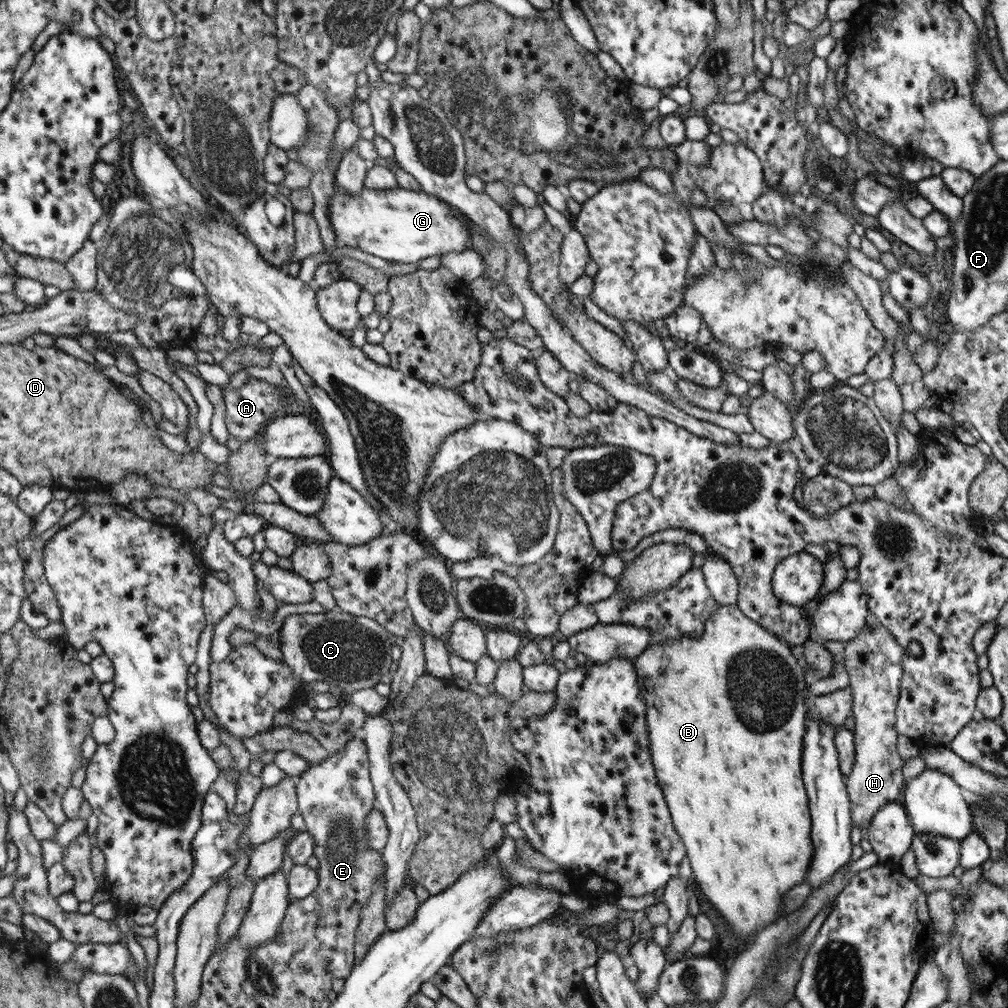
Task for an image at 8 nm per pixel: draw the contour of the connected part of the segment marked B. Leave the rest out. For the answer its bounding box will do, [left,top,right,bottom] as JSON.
[634,604,813,938]

